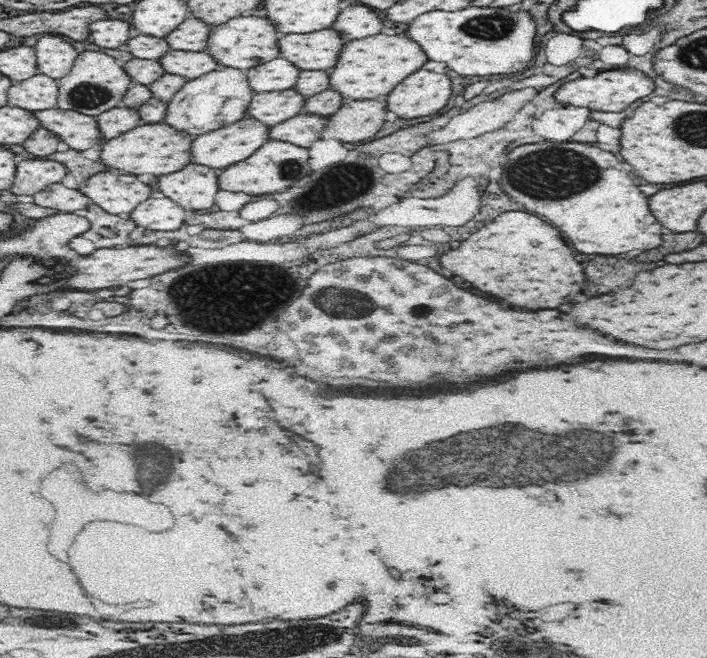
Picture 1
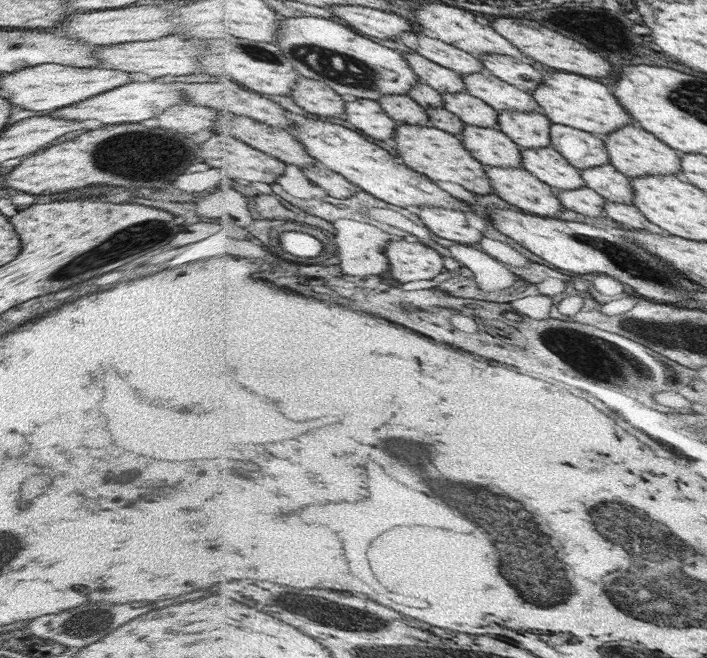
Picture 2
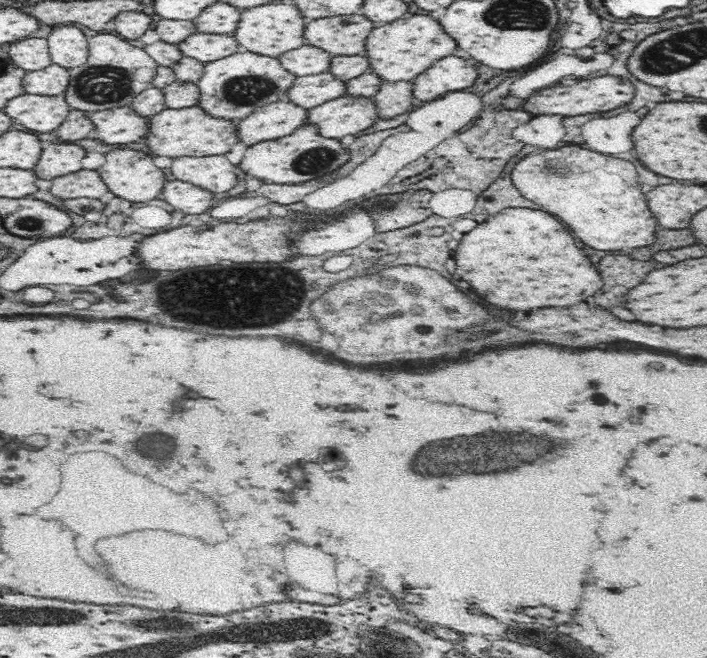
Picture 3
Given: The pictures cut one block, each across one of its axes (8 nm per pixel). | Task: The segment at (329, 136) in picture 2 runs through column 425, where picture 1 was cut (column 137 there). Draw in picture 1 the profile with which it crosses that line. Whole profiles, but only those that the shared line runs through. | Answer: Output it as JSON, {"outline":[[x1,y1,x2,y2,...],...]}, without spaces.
{"outline":[[105,169,92,175,86,187,86,195,108,212,127,215,140,203,152,196,150,184,142,182,138,175,122,169]]}

